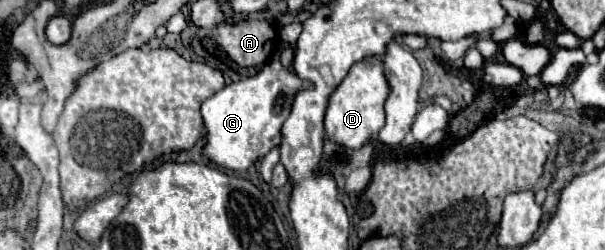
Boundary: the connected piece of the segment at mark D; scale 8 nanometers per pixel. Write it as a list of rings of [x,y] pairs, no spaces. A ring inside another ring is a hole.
[[[366,57],[352,65],[344,81],[330,95],[328,109],[324,115],[324,131],[332,143],[360,149],[366,145],[372,135],[384,127],[384,101],[388,99],[390,87],[384,77],[384,67],[378,57]]]

